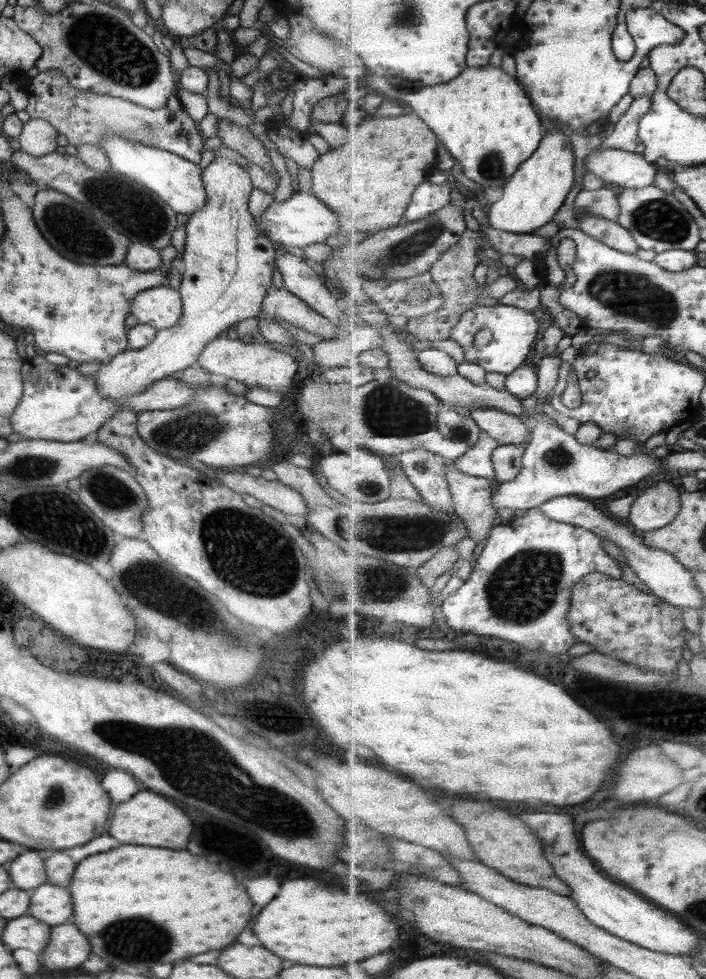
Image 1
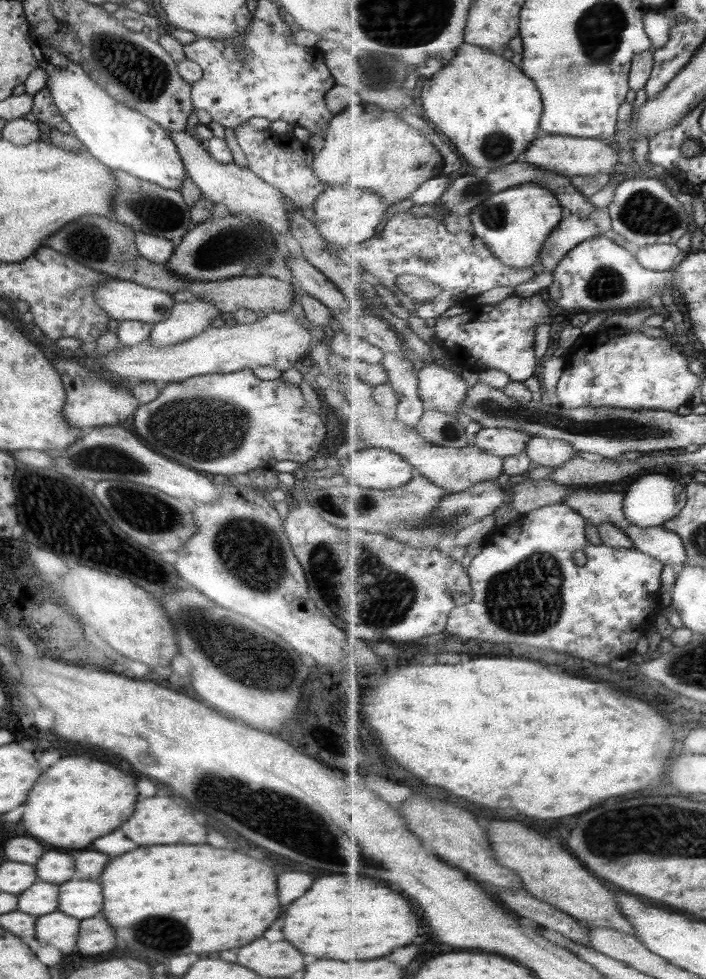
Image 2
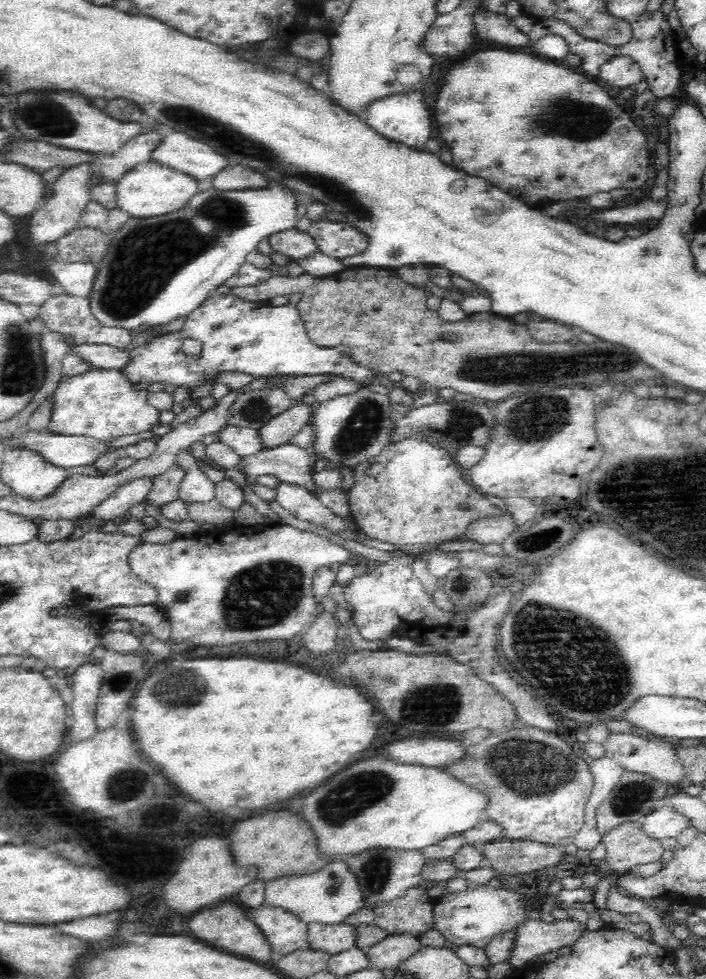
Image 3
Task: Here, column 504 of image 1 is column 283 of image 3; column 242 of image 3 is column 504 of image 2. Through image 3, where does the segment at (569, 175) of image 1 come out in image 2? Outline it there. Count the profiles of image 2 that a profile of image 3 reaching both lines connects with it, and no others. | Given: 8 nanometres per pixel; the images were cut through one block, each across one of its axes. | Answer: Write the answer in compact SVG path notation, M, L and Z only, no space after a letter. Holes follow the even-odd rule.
M527 183L517 188L508 188L486 199L483 205L475 209L470 219L475 236L481 238L491 254L504 265L517 270L537 267L541 270L539 254L543 252L547 236L551 236L562 223L563 208L551 187Z

